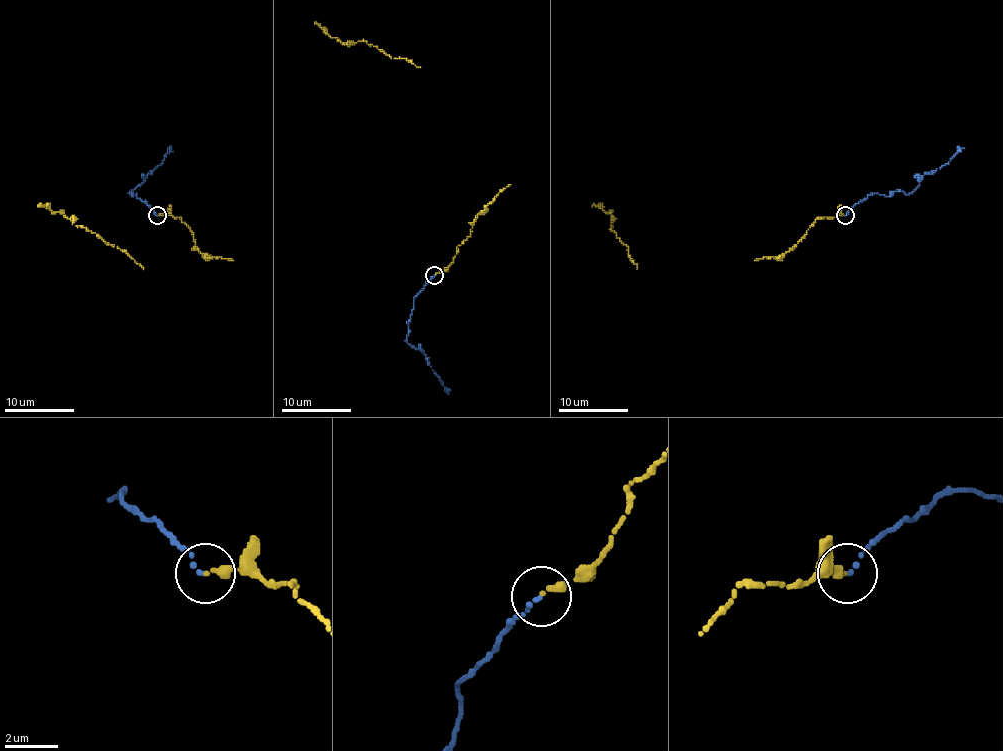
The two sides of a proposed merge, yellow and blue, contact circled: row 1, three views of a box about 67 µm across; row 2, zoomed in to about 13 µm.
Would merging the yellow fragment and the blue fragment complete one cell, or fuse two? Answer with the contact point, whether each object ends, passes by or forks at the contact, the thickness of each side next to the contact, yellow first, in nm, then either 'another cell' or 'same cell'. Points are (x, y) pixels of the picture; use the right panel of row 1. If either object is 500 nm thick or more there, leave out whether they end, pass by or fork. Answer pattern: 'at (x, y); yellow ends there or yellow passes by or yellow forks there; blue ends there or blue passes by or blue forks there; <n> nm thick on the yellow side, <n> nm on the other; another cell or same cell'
at (845, 215); yellow ends there; blue ends there; 280 nm thick on the yellow side, 180 nm on the other; same cell

